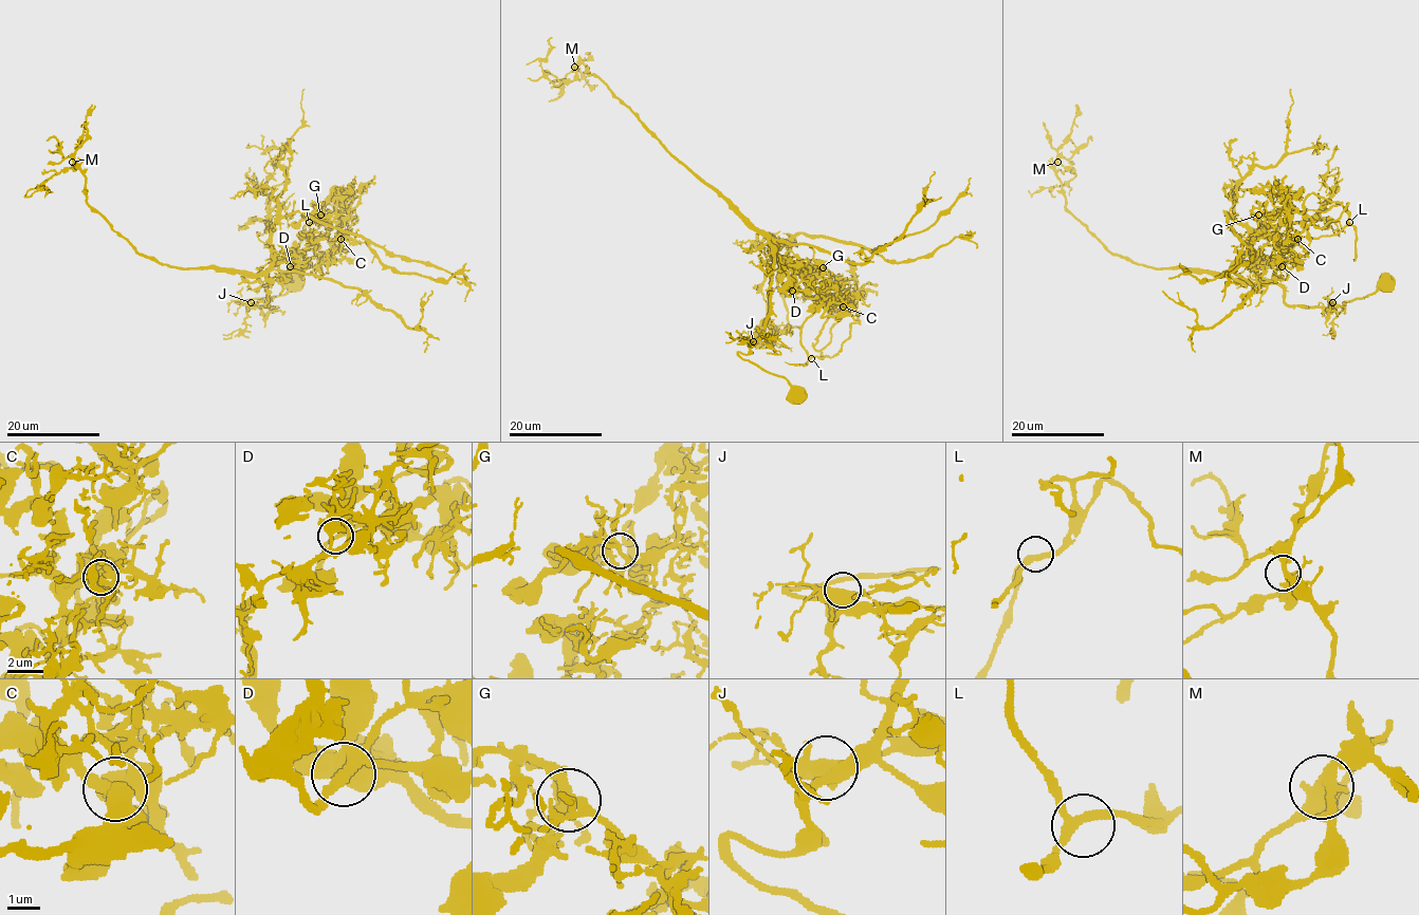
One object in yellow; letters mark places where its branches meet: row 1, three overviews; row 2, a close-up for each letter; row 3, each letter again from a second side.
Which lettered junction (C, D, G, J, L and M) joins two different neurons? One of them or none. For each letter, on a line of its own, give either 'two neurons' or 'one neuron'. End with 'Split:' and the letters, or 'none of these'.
C: one neuron
D: two neurons
G: one neuron
J: one neuron
L: one neuron
M: one neuron
Split: D

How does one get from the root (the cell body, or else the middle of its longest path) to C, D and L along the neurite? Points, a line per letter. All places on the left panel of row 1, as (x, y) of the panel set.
C: (295, 283), (236, 302), (264, 307), (269, 282), (318, 248), (312, 240), (341, 239)
D: (295, 283), (279, 296), (236, 302), (247, 313), (268, 305), (269, 282), (291, 261), (290, 265)
L: (295, 283), (279, 296), (236, 302), (247, 313), (268, 305), (269, 282), (319, 247), (298, 236), (309, 222)

